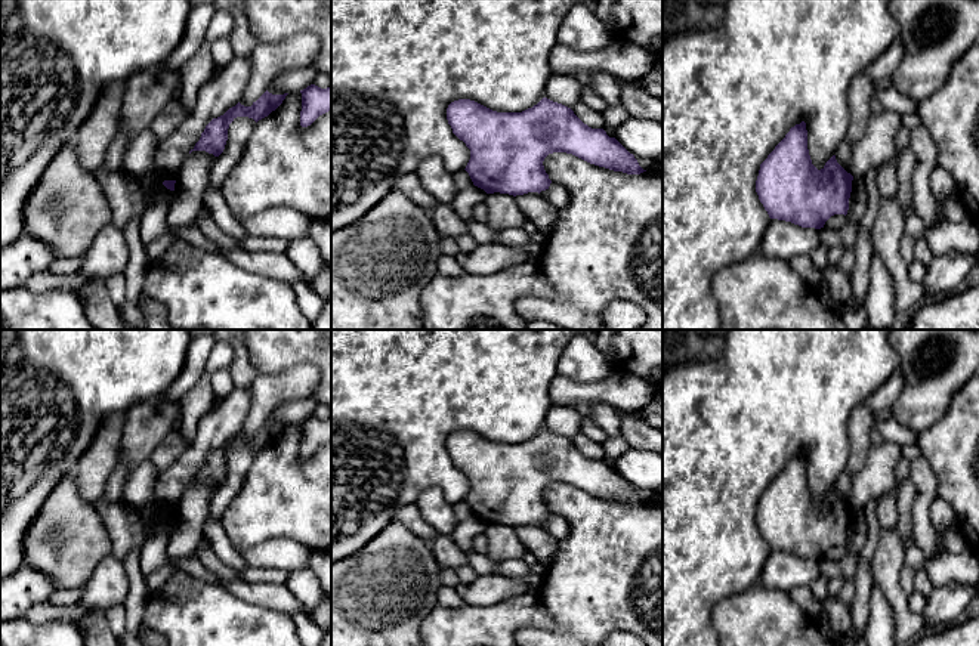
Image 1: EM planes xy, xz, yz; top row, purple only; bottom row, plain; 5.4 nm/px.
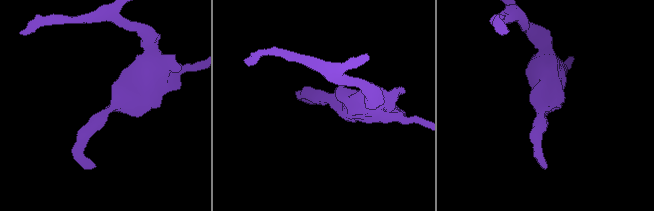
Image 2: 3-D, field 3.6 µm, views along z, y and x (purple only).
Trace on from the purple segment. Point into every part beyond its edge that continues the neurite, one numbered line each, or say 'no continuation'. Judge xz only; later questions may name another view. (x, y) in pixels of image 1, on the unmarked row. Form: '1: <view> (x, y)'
no continuation

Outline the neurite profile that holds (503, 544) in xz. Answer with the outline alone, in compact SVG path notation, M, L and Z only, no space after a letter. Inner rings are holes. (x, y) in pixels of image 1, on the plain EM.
M494 523L488 525L484 534L488 538L485 554L495 562L524 559L528 551L519 541L513 526Z

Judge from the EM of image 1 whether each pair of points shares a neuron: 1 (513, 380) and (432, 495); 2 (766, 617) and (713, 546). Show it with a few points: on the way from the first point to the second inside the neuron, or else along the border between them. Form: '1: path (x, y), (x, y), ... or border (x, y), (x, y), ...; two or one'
1: border (413, 503), (423, 490), (438, 488), (451, 506); two
2: border (754, 583), (741, 592), (725, 596), (716, 605); two

